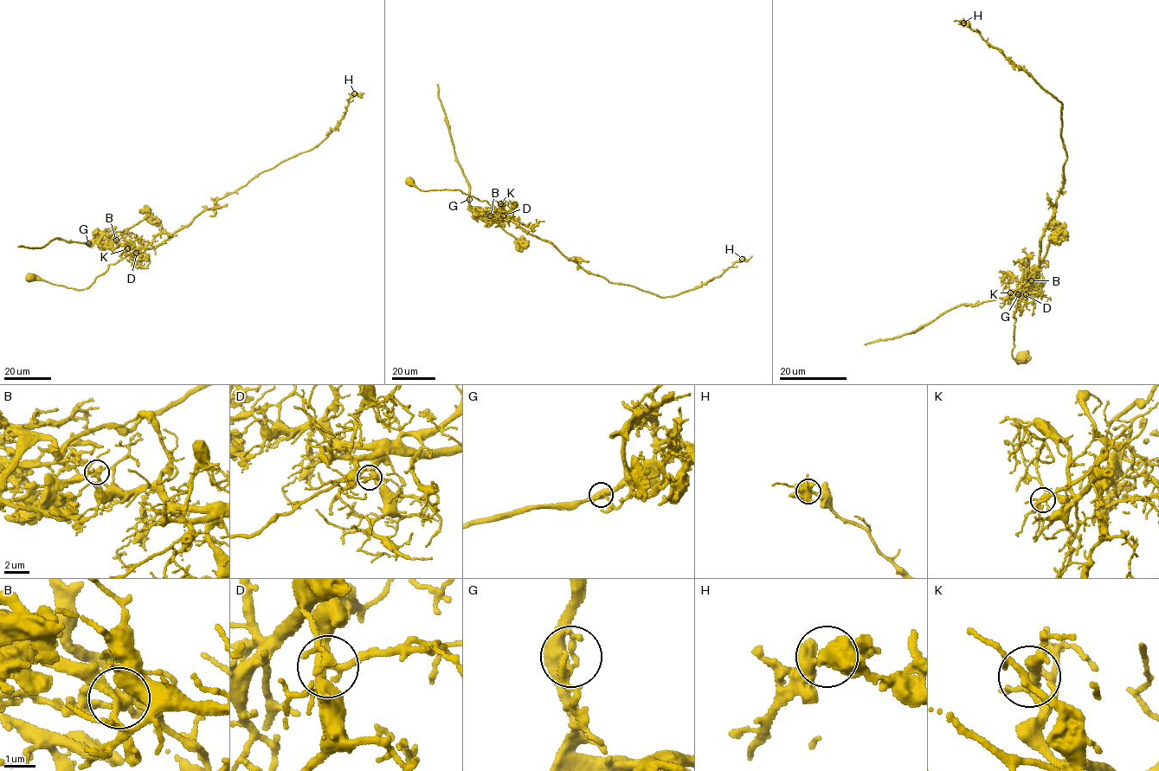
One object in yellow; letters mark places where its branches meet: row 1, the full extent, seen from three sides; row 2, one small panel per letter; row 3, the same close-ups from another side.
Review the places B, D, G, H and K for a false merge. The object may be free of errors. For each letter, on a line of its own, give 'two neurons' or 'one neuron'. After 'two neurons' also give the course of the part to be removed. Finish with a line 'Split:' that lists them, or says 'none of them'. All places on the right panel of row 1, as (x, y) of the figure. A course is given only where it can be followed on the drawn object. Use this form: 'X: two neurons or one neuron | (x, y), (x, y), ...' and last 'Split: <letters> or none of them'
B: two neurons | (1031, 280), (1027, 293), (1027, 291), (981, 304), (957, 305), (915, 330), (865, 344)
D: one neuron
G: one neuron
H: one neuron
K: one neuron
Split: B

